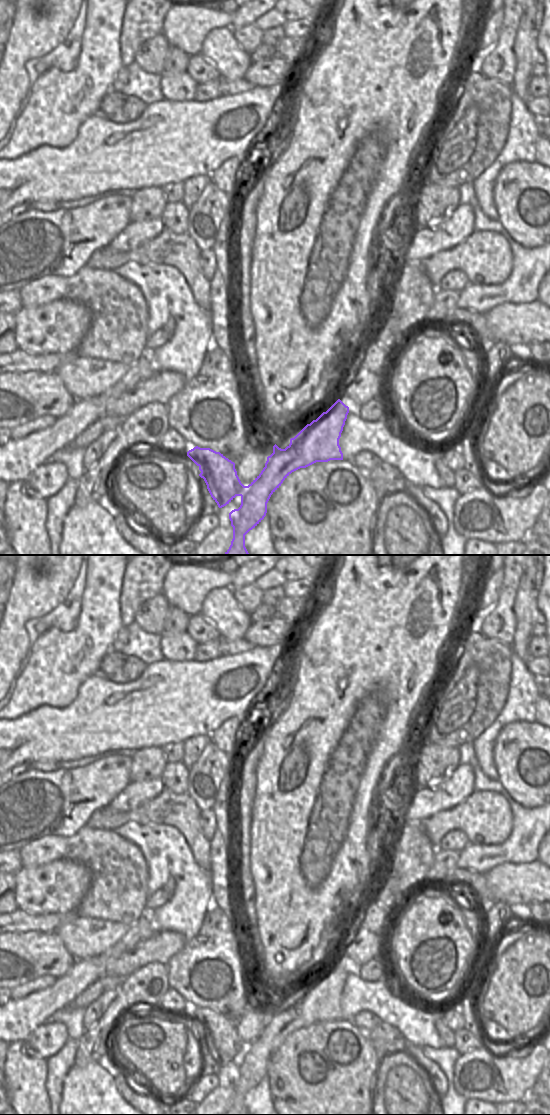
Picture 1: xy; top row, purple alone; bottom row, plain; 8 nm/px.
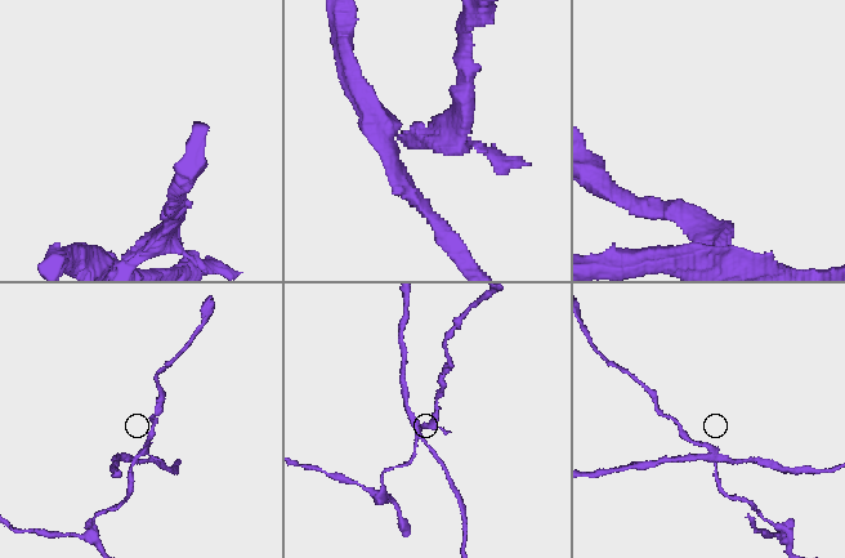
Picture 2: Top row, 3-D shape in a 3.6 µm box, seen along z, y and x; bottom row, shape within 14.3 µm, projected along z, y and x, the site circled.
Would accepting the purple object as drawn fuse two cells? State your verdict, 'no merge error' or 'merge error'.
merge error

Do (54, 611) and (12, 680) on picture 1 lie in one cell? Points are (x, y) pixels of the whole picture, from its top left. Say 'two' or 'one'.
one

